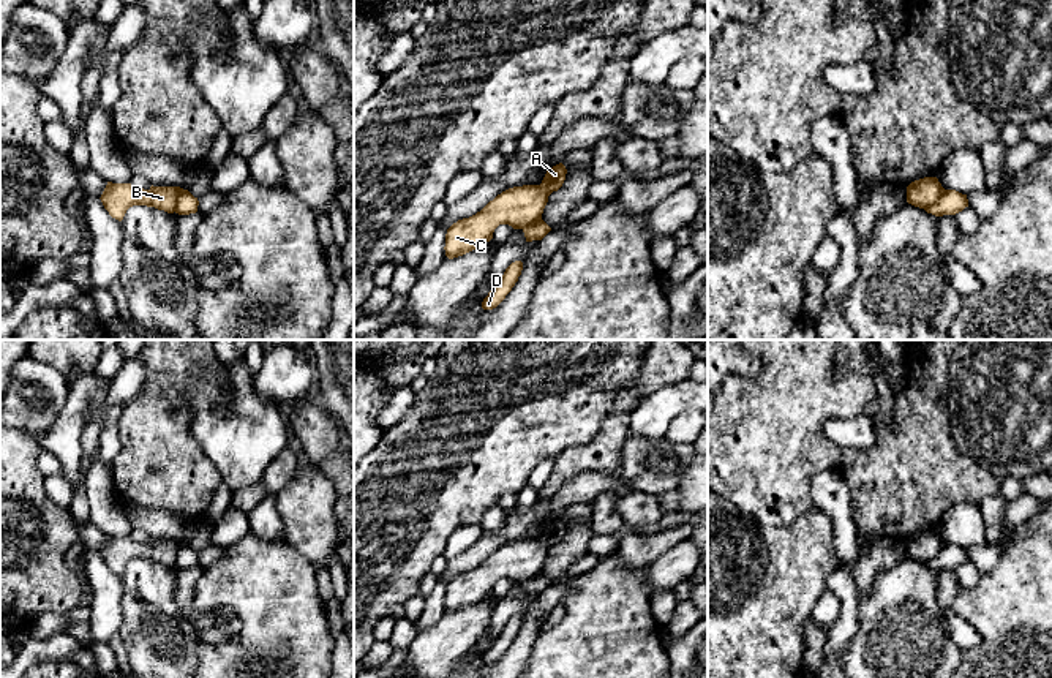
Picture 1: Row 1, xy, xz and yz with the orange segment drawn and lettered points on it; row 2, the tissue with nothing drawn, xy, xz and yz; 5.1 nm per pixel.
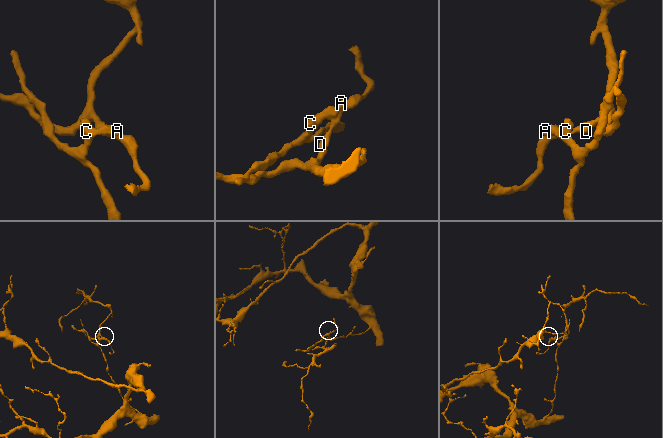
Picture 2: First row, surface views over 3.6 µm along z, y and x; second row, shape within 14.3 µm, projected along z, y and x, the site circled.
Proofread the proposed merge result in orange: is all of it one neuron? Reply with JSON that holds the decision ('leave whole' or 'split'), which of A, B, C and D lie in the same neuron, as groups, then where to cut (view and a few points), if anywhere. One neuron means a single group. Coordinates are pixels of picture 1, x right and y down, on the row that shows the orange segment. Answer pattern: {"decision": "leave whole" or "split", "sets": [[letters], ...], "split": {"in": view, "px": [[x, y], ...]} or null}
{"decision": "split", "sets": [["A", "D"], ["B", "C"]], "split": {"in": "yz", "px": [[945, 190], [937, 201], [924, 209]]}}

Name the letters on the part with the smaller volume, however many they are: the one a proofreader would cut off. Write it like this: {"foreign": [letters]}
{"foreign": ["A", "D"]}

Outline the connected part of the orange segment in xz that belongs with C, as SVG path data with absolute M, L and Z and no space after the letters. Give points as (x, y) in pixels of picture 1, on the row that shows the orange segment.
M540 185L513 186L469 218L453 223L445 234L445 256L463 256L490 242L499 224L523 229L542 218L548 194Z

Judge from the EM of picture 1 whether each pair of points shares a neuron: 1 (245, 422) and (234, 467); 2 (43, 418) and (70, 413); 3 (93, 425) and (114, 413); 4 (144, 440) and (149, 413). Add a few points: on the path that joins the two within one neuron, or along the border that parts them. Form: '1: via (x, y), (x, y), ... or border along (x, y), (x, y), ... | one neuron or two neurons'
1: via (245, 433), (240, 441), (240, 455) | one neuron
2: border along (68, 386), (68, 399), (63, 408), (38, 440) | two neurons
3: border along (122, 405), (114, 405), (106, 413), (97, 451) | two neurons
4: via (149, 433), (149, 419) | one neuron

